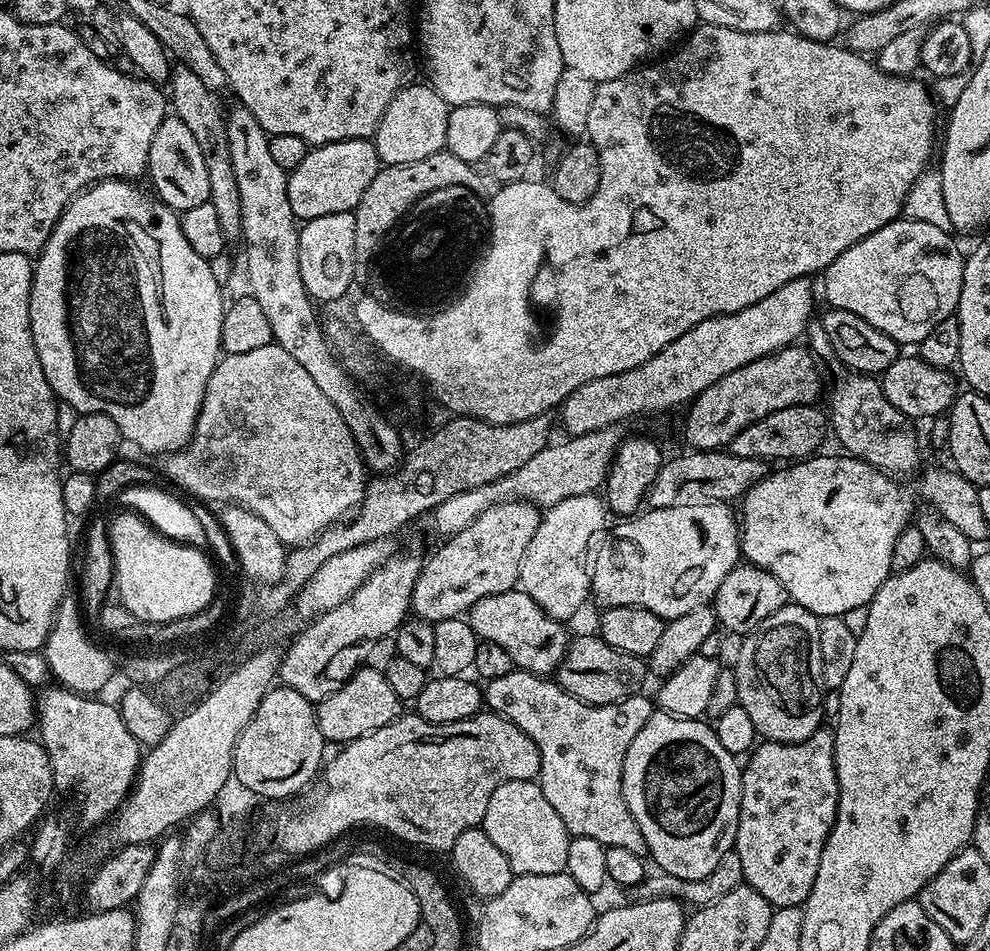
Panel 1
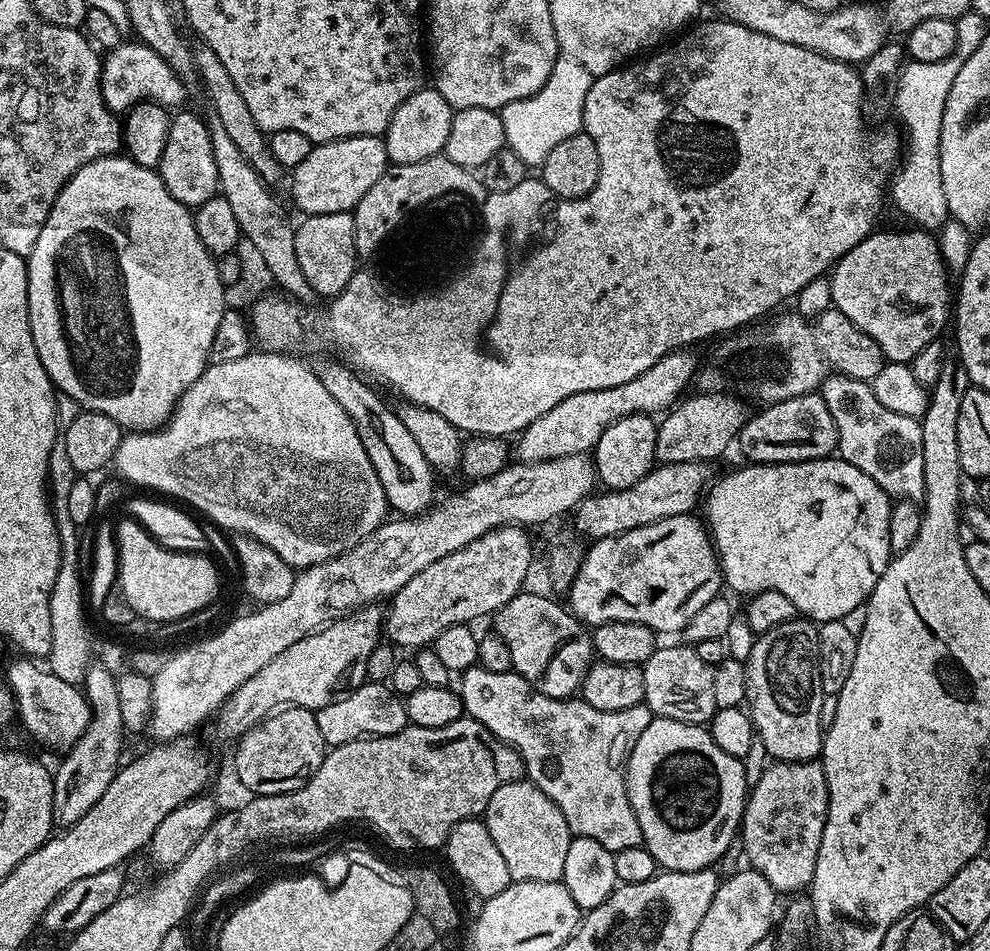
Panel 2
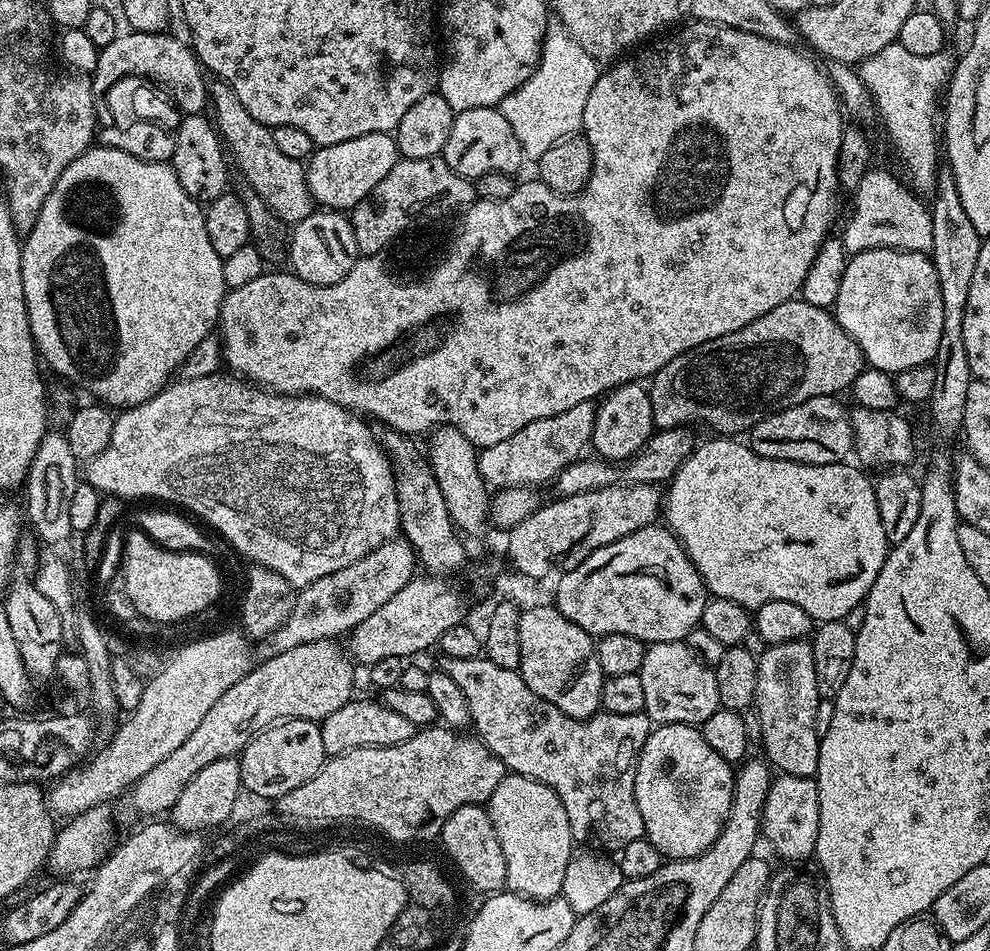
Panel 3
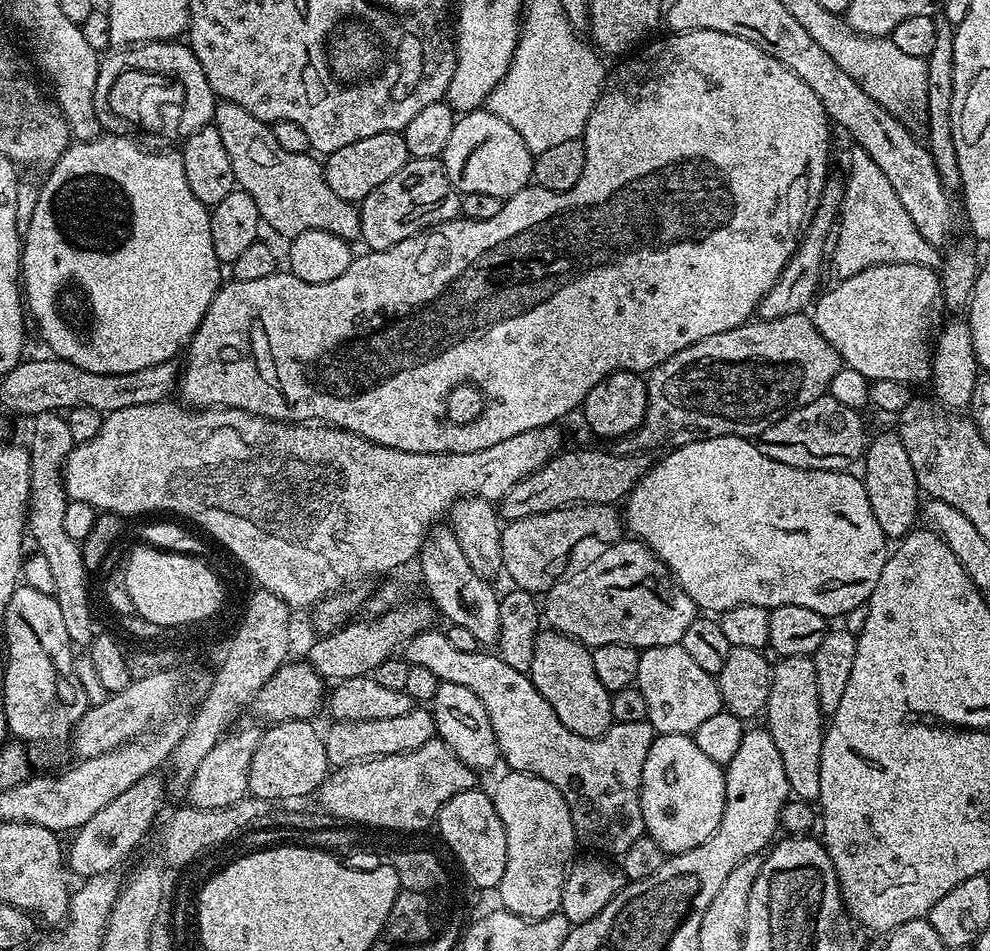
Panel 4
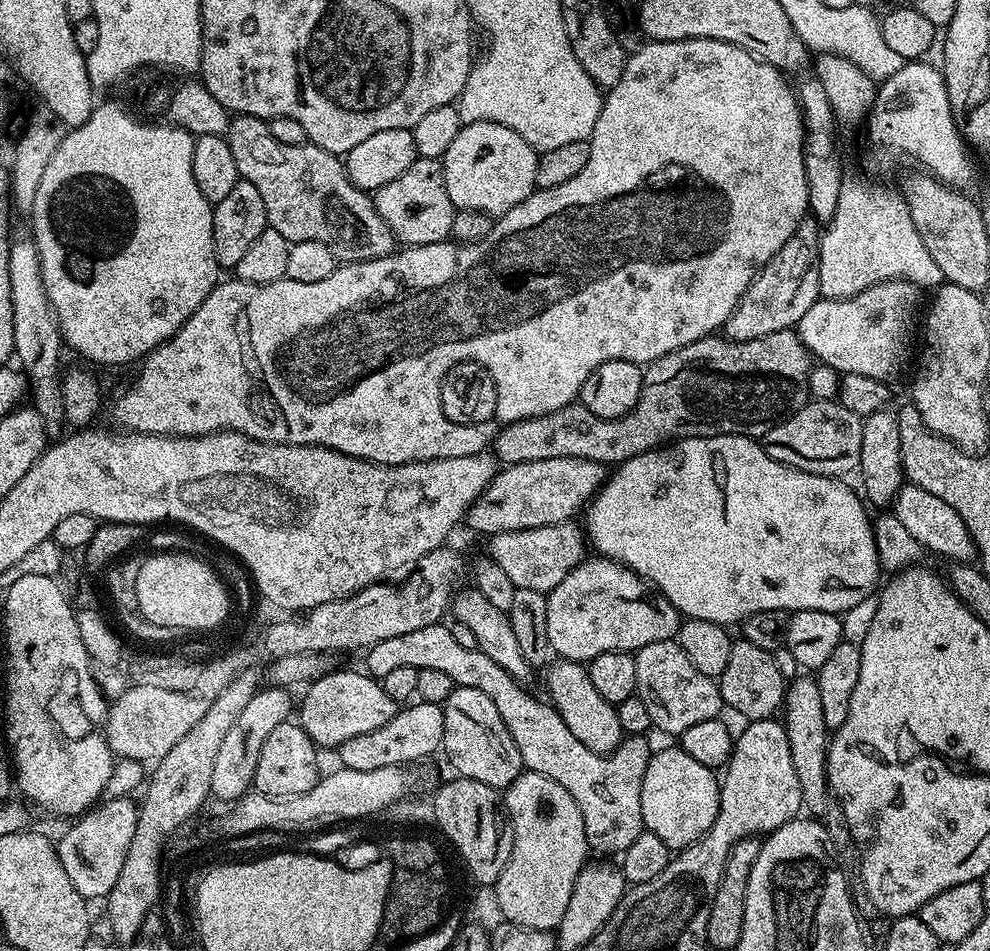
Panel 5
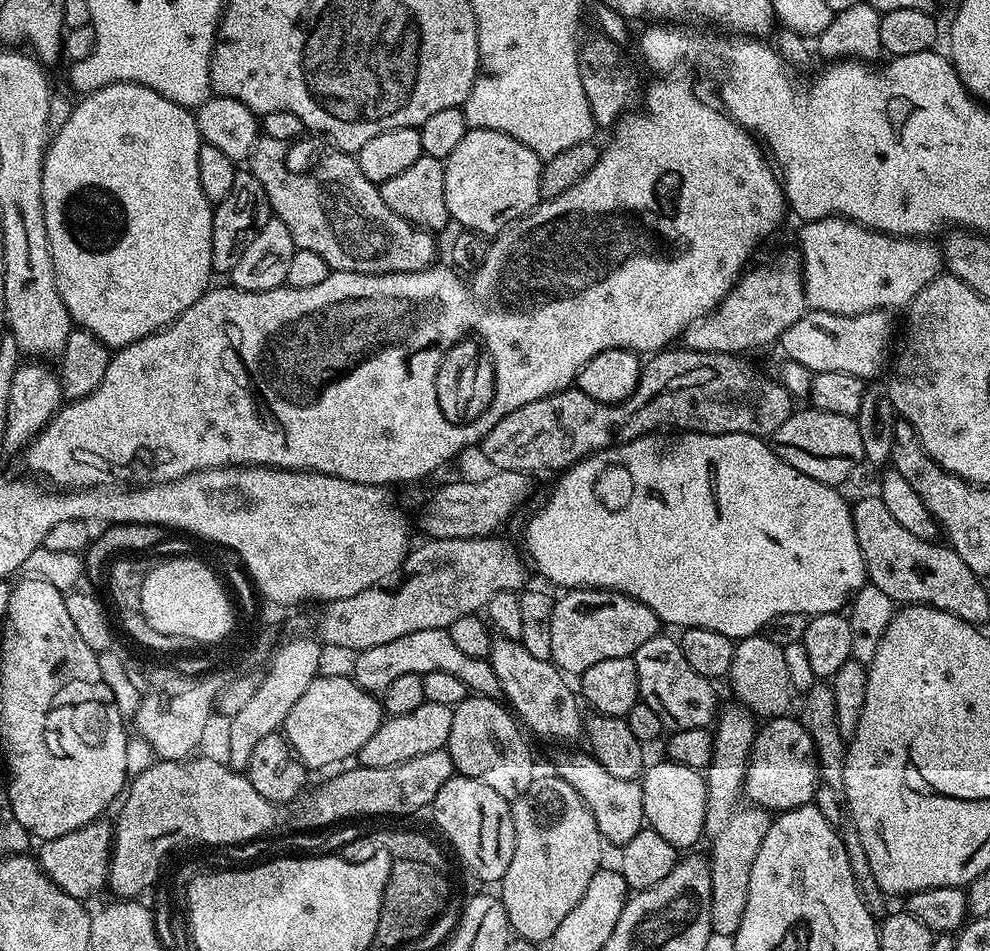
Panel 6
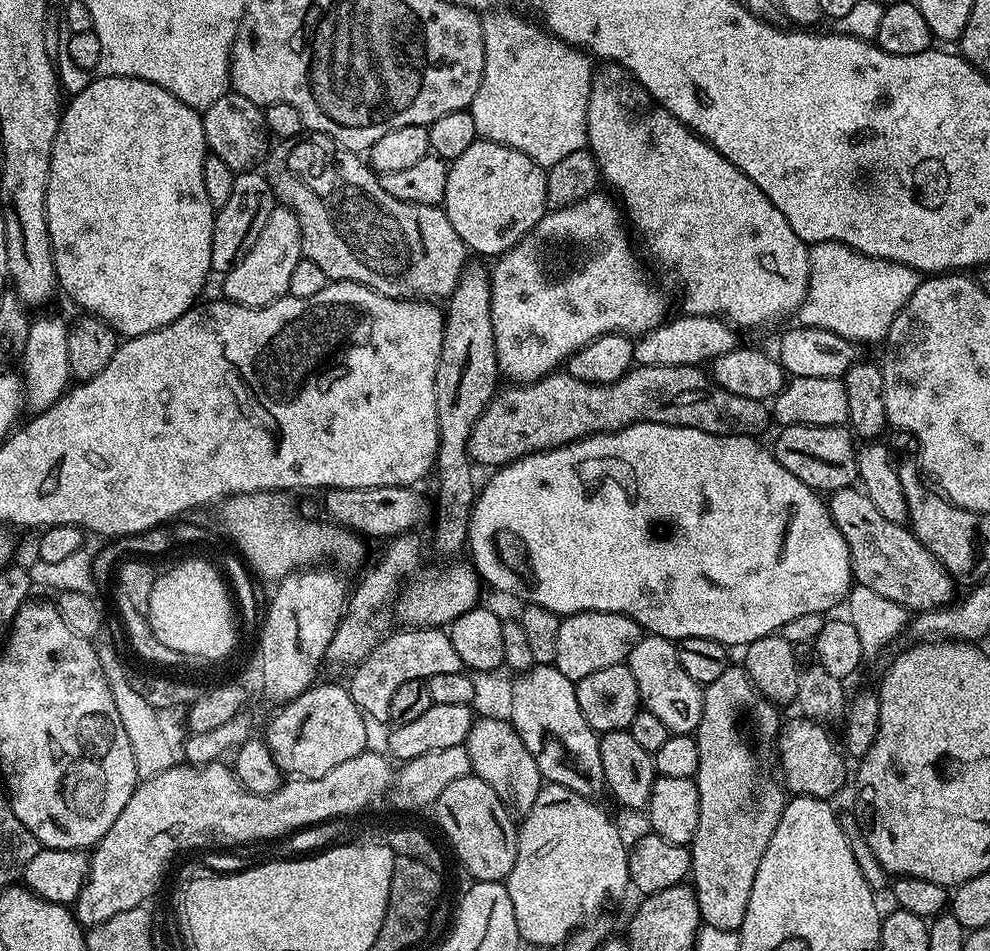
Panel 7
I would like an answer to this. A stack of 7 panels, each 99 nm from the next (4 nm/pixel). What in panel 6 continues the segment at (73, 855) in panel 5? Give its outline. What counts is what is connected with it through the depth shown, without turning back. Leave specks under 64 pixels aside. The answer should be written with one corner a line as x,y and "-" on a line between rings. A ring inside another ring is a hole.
101,818
92,820
78,830
70,830
70,834
62,834
53,840
45,840
39,846
38,859
40,868
52,879
66,894
77,898
92,896
108,882
108,864
112,860
112,834
111,823

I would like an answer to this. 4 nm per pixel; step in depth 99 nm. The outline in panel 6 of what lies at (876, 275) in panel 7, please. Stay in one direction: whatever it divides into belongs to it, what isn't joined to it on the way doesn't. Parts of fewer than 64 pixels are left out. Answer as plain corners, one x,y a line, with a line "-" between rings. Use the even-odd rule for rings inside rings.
839,214
827,216
821,220
810,220
799,225
800,244
798,251
804,259
804,289
809,309
843,316
857,316
867,312
903,309
927,286
933,278
941,275
942,252
932,245
928,238
911,236
887,236
884,232
875,232
865,224
855,224

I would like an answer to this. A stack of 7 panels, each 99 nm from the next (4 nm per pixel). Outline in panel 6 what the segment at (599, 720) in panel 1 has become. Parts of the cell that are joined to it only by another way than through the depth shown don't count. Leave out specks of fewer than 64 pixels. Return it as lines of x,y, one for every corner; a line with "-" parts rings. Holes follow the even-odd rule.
446,628
438,630
418,630
414,634
405,634
403,638
394,638
394,642
382,642
382,646
370,646
355,653
356,665
350,669
350,675
363,692
383,694
386,686
398,678
398,674
418,674
442,670
445,674
454,674
462,678
469,693
493,698
501,695
500,683
491,664
485,658
470,658
470,654
458,650
458,645
450,638
-
587,751
568,752
556,760
555,775
561,776
586,802
590,814
594,814
594,822
598,822
600,837
609,845
622,846
638,834
638,830
646,827
644,818
644,803
642,802
642,790
640,780
627,780
626,778
614,778
606,766
602,766

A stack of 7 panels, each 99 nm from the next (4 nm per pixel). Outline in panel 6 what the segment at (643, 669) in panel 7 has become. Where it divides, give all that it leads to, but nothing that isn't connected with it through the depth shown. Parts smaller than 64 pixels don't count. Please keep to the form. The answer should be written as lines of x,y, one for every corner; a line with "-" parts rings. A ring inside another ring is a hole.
661,634
650,638
650,642
642,642
634,659
638,666
640,699
650,706
650,710
654,710
654,714
658,714
665,729
672,732
694,730
708,728
713,723
718,712
713,681
690,667
686,654
682,654
679,643
673,637
671,640
667,634

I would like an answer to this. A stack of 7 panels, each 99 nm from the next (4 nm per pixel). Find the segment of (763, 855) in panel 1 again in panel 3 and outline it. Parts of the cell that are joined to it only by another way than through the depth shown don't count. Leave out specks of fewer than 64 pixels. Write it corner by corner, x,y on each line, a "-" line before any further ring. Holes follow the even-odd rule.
777,775
766,796
762,813
762,836
784,859
784,862
804,862
816,851
818,842
818,786
810,776

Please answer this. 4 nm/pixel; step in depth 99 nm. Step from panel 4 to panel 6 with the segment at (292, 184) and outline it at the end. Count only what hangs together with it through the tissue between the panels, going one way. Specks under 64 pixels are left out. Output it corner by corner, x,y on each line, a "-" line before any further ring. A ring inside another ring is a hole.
261,135
251,152
250,170
258,182
262,182
262,190
266,190
268,201
272,207
272,215
277,220
286,222
286,230
290,230
290,238
294,238
297,248
314,250
331,271
374,273
380,275
390,272
417,272
423,268
433,267
432,258
436,254
435,237
427,229
417,228
406,221
386,202
382,202
379,187
362,174
355,155
339,150
324,152
316,160
316,176
308,172
295,172
288,165
289,141
279,140

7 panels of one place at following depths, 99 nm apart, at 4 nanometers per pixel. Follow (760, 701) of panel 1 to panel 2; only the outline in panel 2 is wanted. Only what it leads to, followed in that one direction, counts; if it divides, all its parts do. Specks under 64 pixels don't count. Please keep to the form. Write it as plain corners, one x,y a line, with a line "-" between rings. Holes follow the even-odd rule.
807,618
782,622
755,637
744,660
746,670
746,711
756,728
759,747
772,755
773,761
816,760
824,746
824,732
820,725
822,702
825,696
818,674
818,627

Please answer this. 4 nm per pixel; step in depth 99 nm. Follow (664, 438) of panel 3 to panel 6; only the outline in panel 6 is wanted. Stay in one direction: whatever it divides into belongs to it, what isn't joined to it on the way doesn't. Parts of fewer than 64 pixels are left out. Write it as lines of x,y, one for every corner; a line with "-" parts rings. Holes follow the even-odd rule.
489,471
485,480
460,480
457,484
448,484
445,488
436,488
420,504
420,528
425,537
433,540
442,538
478,538
499,533
499,528
523,506
532,492
533,477
526,472

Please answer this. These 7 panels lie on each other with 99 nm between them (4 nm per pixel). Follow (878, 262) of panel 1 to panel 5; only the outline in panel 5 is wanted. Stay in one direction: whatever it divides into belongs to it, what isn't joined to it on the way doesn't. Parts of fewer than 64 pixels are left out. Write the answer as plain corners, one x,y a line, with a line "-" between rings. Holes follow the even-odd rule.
887,280
870,286
845,300
825,300
814,302
806,314
802,314
798,325
800,341
808,347
809,353
819,363
830,366
838,374
866,374
870,378
884,380
900,364
904,356
904,343
912,332
912,323
917,323
916,307
920,304
921,293
916,285
905,280

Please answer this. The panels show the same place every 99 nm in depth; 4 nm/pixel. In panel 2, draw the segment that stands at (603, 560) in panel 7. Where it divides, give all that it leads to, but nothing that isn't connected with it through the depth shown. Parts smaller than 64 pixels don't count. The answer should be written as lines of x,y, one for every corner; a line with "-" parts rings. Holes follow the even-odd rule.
839,458
793,464
748,462
743,466
726,473
720,481
717,479
702,500
703,519
716,545
723,583
741,592
744,598
758,592
786,594
797,613
813,622
848,618
867,601
894,555
888,546
893,501
874,478

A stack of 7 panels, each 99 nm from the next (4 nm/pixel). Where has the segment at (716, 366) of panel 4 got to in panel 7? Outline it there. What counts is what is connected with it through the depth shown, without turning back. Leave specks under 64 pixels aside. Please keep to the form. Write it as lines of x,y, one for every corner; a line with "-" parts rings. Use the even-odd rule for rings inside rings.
633,366
629,368
628,373
622,378
618,378
609,384
591,384
590,382
582,382
582,378
574,378
567,370
557,370
543,376
540,380
533,380
530,384
516,384
508,386
512,388
501,387
496,395
492,397
492,401
486,406
486,410
478,418
478,422
474,422
474,430
470,430
470,442
468,443
468,459
473,465
489,464
489,469
495,470
502,468
504,465
514,462
523,456
529,456
535,452
545,452
551,448
557,448
563,444
573,444
575,440
581,440
587,436
597,436
599,432
617,432
631,424
641,424
642,422
658,422
659,424
677,424
678,426
686,426
694,430
702,430
709,432
715,436
750,436
755,437
756,432
760,432
767,426
768,420
770,424
770,408
765,401
755,400
754,398
742,398
738,394
727,392
725,388
720,388
712,383
709,373
700,366

